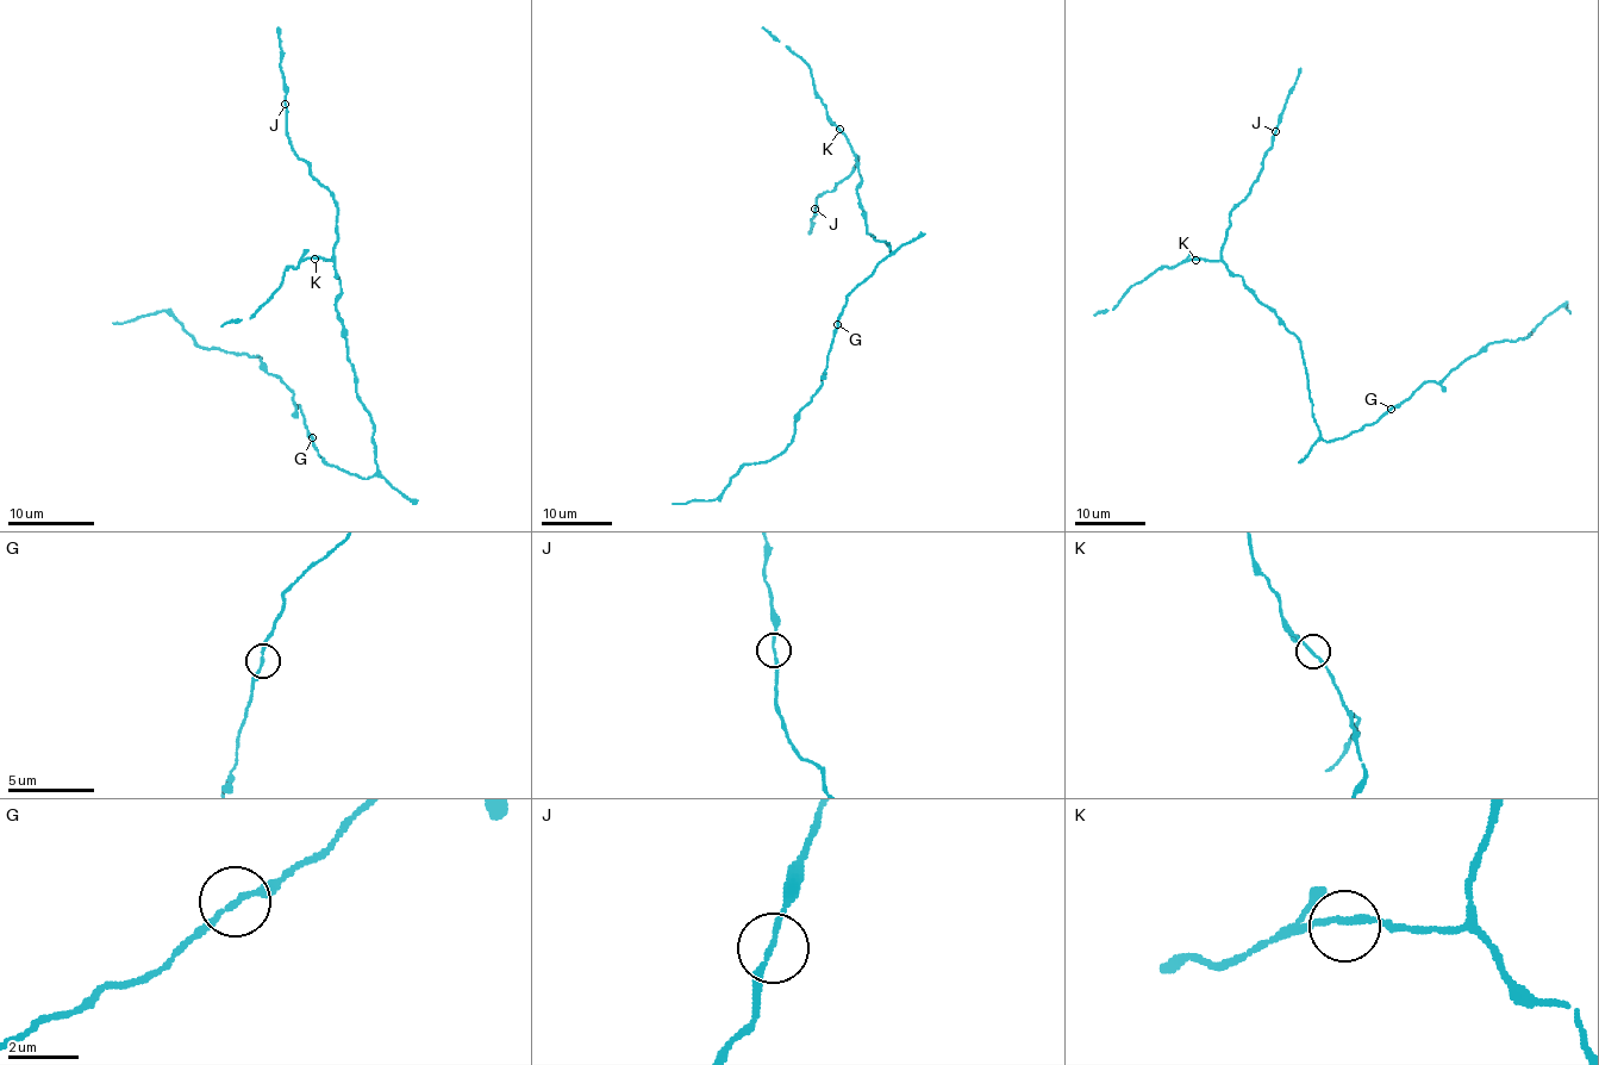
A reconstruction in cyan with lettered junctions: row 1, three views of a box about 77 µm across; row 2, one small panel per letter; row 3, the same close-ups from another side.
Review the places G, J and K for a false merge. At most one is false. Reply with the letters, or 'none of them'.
none of them

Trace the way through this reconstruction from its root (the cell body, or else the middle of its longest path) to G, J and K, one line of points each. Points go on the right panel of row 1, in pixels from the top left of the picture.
G: (1313, 417), (1320, 436), (1332, 442), (1378, 422), (1392, 408)
J: (1313, 417), (1300, 342), (1243, 279), (1228, 268), (1220, 255), (1230, 213), (1257, 180), (1275, 131)
K: (1313, 417), (1300, 342), (1223, 262), (1195, 260)

